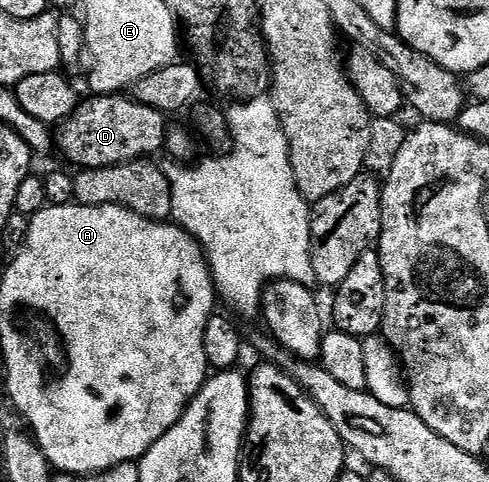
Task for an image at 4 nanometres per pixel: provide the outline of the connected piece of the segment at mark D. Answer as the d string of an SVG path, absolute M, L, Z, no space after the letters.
M92 95L89 101L81 100L68 118L60 122L54 133L54 145L72 165L80 165L81 170L114 167L123 161L138 161L148 159L165 148L166 138L170 128L166 123L166 115L154 107L146 107L143 103L128 95Z

